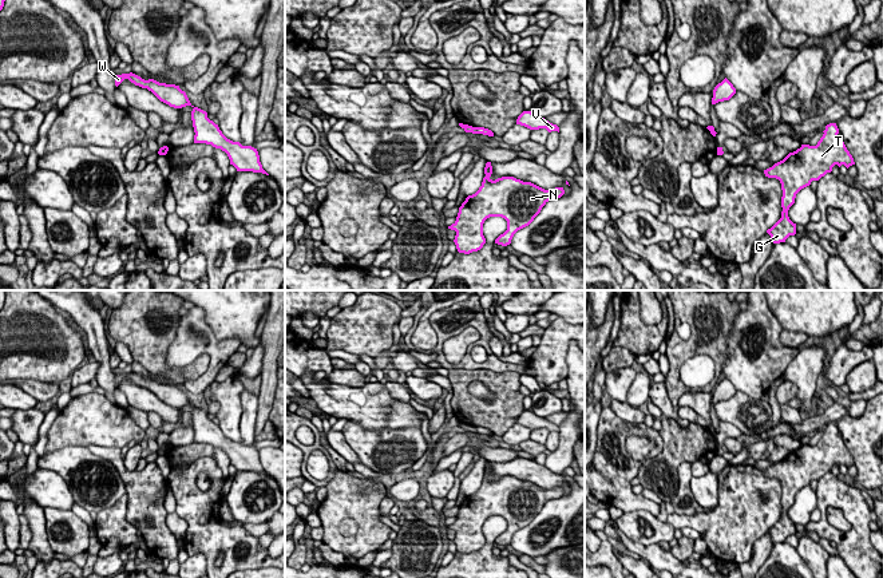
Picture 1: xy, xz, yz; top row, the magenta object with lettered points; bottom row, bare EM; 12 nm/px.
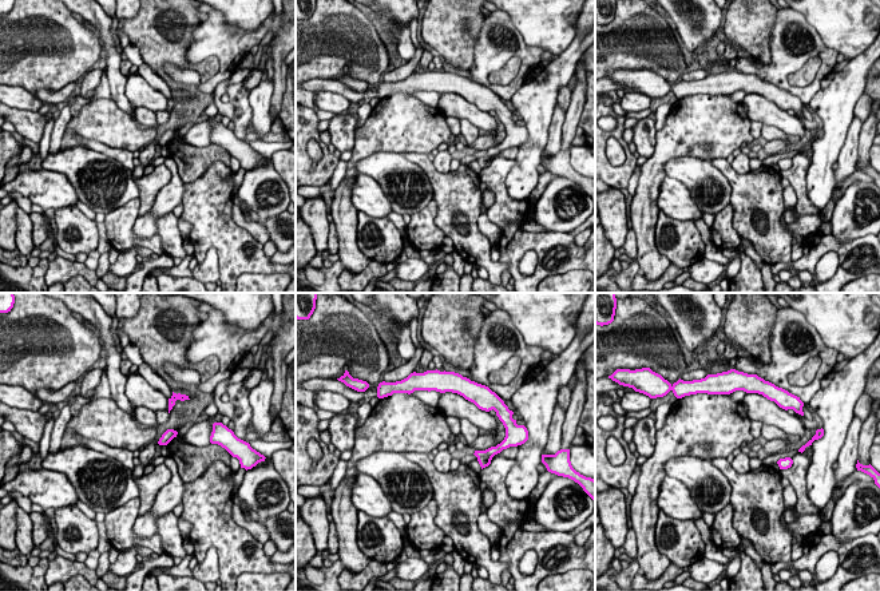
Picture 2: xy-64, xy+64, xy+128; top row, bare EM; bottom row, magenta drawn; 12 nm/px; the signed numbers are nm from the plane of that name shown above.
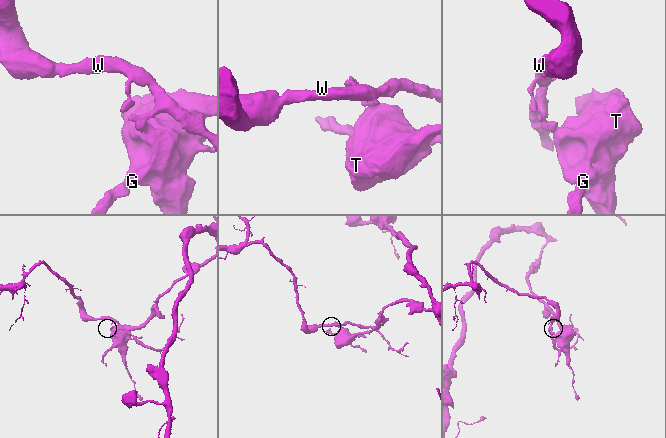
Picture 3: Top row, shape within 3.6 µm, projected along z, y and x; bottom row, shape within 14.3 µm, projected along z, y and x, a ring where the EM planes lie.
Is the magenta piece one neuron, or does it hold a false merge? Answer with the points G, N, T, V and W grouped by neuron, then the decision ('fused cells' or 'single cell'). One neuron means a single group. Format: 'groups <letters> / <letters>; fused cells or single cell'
groups G N T / V W; fused cells

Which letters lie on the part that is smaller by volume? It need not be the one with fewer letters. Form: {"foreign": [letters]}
{"foreign": ["V", "W"]}

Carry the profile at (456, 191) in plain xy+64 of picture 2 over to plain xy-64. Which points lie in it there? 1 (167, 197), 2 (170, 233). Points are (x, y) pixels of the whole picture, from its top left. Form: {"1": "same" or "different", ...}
{"1": "different", "2": "same"}

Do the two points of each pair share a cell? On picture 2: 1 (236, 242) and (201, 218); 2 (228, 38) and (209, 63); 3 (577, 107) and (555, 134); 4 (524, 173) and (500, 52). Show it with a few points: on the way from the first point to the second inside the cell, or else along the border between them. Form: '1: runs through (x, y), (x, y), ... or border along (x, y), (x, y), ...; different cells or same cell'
1: runs through (228, 238), (209, 221); same cell
2: border along (193, 34), (186, 59), (218, 60), (202, 84); different cells
3: border along (566, 111), (562, 127), (562, 146), (559, 149); different cells
4: border along (523, 83), (510, 99); different cells

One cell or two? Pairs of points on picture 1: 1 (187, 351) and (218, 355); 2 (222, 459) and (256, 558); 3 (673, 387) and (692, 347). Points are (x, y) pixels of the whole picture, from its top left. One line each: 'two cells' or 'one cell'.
1: one cell
2: two cells
3: one cell

